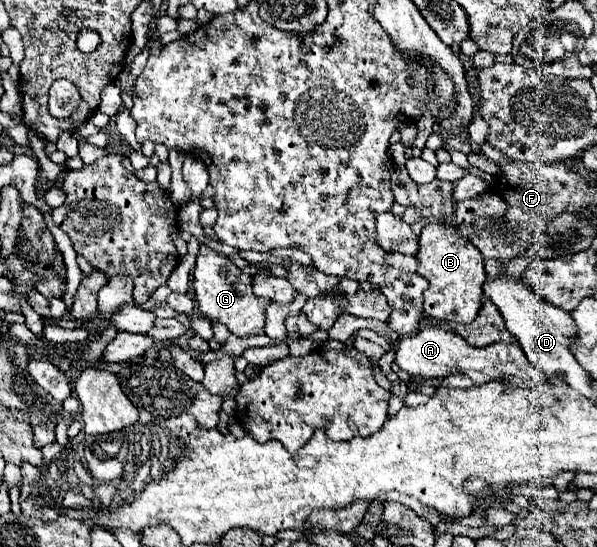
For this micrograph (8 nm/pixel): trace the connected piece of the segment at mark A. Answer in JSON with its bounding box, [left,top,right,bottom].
[392,324,546,388]

